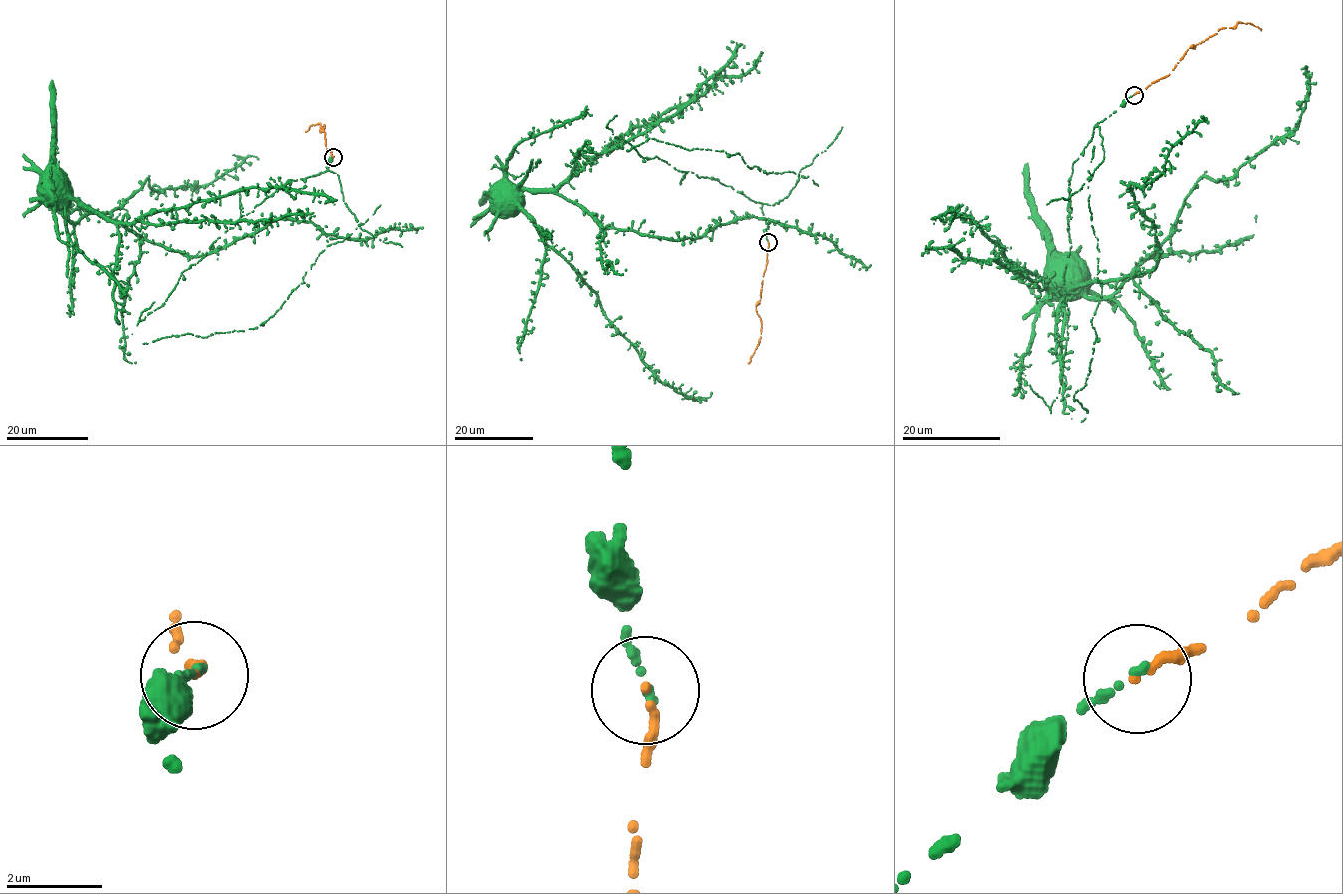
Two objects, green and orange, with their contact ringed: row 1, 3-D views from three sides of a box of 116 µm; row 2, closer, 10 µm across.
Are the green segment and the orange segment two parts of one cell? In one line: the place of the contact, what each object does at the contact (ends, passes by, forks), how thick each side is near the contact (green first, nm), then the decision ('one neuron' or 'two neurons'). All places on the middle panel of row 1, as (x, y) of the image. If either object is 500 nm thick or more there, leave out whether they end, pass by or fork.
(768, 242) | green ends | orange ends | 140/170 nm | one neuron

